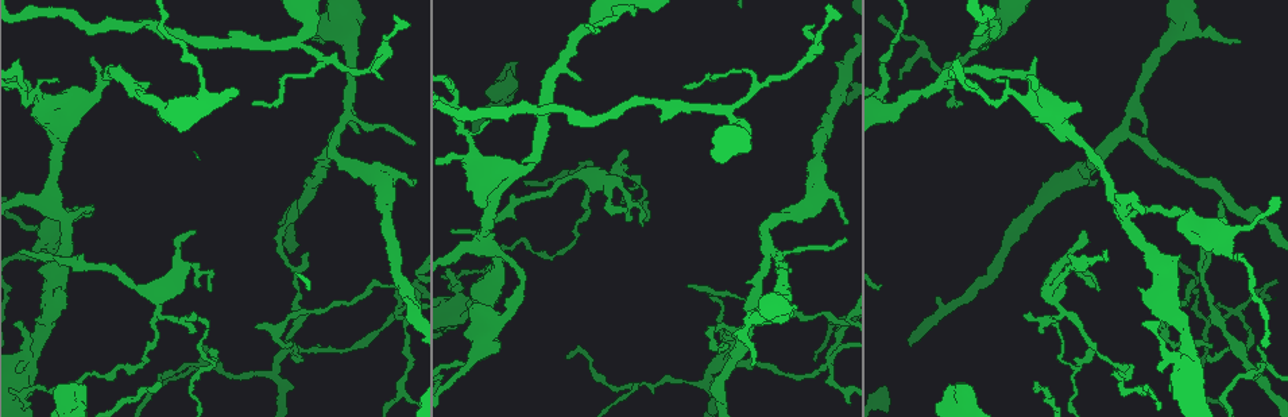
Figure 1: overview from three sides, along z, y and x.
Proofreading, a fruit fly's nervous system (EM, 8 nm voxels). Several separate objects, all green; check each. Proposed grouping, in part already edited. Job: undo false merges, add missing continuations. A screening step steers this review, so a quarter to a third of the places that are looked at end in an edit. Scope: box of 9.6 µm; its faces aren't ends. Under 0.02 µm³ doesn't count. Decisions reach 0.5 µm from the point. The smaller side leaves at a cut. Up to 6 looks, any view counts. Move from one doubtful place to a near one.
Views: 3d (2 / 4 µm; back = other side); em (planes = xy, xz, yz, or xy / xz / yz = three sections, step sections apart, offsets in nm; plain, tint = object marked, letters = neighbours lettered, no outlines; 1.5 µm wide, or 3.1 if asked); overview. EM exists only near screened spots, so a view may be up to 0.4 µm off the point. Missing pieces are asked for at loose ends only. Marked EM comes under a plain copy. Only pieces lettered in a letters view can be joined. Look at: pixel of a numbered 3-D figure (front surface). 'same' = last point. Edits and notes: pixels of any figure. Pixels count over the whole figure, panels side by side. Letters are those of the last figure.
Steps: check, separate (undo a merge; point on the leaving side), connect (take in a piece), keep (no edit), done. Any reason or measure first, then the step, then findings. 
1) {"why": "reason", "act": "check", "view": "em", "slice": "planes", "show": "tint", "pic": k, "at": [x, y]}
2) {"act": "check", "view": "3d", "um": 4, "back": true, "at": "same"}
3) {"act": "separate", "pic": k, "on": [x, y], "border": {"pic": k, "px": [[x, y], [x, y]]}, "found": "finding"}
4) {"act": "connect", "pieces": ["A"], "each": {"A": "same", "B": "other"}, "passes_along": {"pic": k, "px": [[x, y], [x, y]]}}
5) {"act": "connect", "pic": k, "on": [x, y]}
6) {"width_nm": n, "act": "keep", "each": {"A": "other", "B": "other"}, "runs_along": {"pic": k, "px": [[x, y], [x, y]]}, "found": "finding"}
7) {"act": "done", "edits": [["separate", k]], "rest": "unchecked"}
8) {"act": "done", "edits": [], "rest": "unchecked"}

{"act": "check", "view": "em", "slice": "planes", "show": "letters", "pic": 1, "at": [1086, 233]}

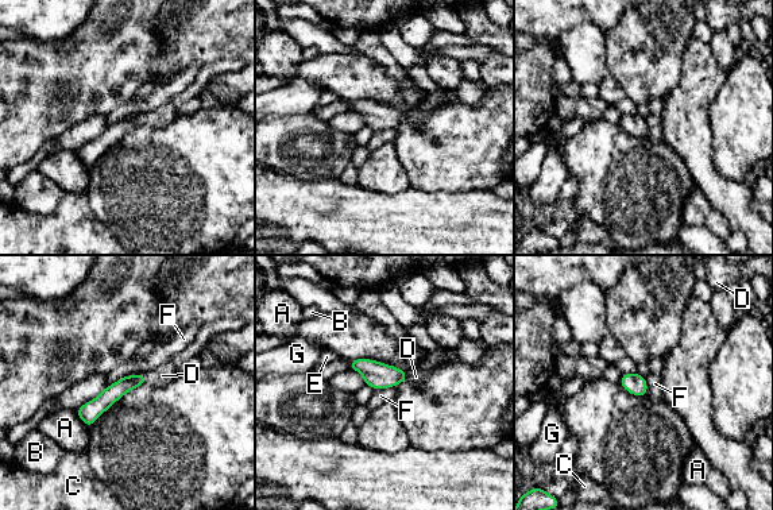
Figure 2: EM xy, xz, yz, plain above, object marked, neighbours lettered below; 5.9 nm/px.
{"act": "connect", "pieces": ["D"], "each": {"A": "other", "B": "other", "C": "other", "D": "same", "E": "other", "F": "other", "G": "other"}, "passes_along": {"pic": 2, "px": [[111, 394], [145, 379], [162, 375]]}, "found": "it goes on there"}

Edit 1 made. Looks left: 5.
{"why": "arms part here", "act": "check", "view": "em", "slice": "planes", "show": "letters", "pic": 1, "at": [725, 107]}

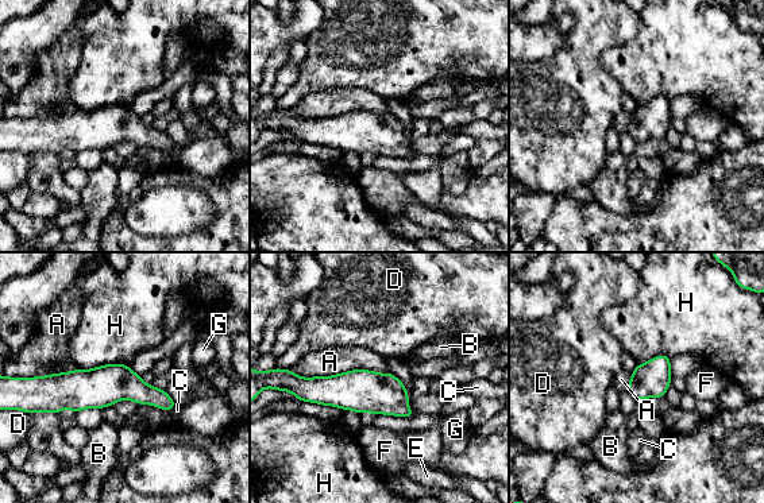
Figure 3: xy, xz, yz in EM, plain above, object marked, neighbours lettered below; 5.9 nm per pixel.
{"width_nm": 220, "act": "keep", "each": {"A": "other", "B": "other", "C": "other", "D": "other", "E": "other", "F": "other", "G": "other", "H": "other"}, "runs_along": {"pic": 3, "px": [[39, 389], [134, 389], [170, 405]]}, "found": "one neuron here"}

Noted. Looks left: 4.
{"why": "thin end", "act": "check", "view": "em", "slice": "yz", "step": 4, "show": "tint", "pic": 1, "at": [452, 229]}

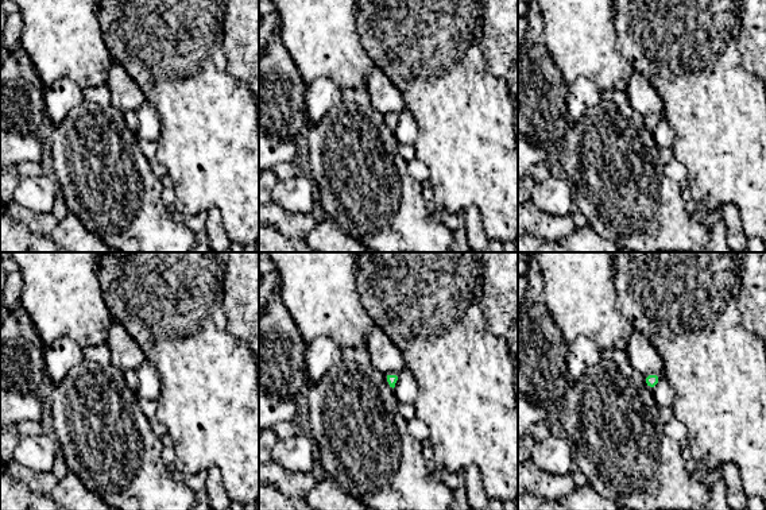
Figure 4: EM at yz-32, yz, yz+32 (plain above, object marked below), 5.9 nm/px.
{"why": "another direction", "act": "check", "view": "em", "slice": "planes", "show": "letters", "at": "same"}

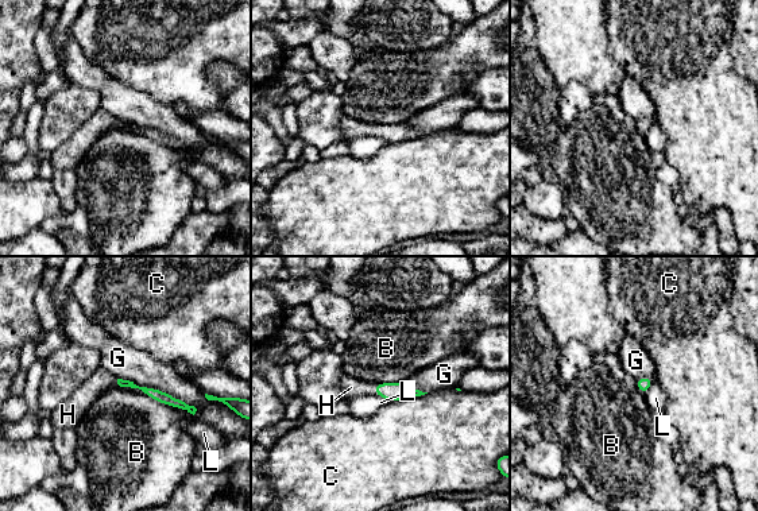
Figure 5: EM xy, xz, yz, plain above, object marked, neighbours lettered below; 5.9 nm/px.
{"act": "connect", "pieces": ["H"], "each": {"B": "other", "C": "other", "G": "other", "H": "same", "L": "other"}, "passes_along": {"pic": 5, "px": [[390, 391], [374, 390], [351, 387]]}, "found": "the neuron continues"}

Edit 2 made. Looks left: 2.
{"act": "done", "edits": [["connect", 2], ["connect", 5]], "rest": "unchecked"}

